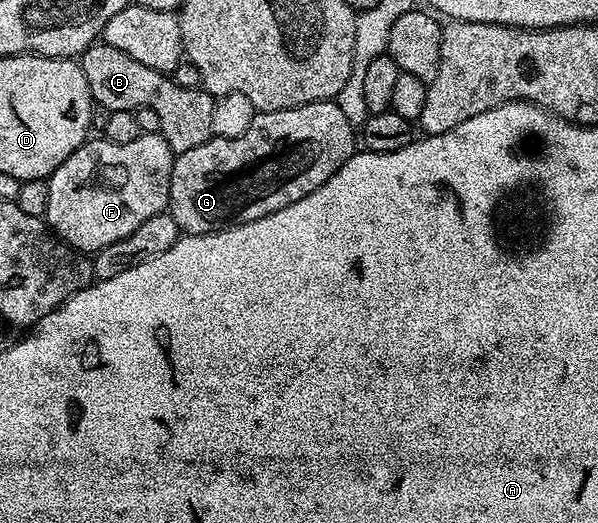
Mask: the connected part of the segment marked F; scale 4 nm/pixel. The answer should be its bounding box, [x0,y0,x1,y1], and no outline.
[45,133,176,253]

